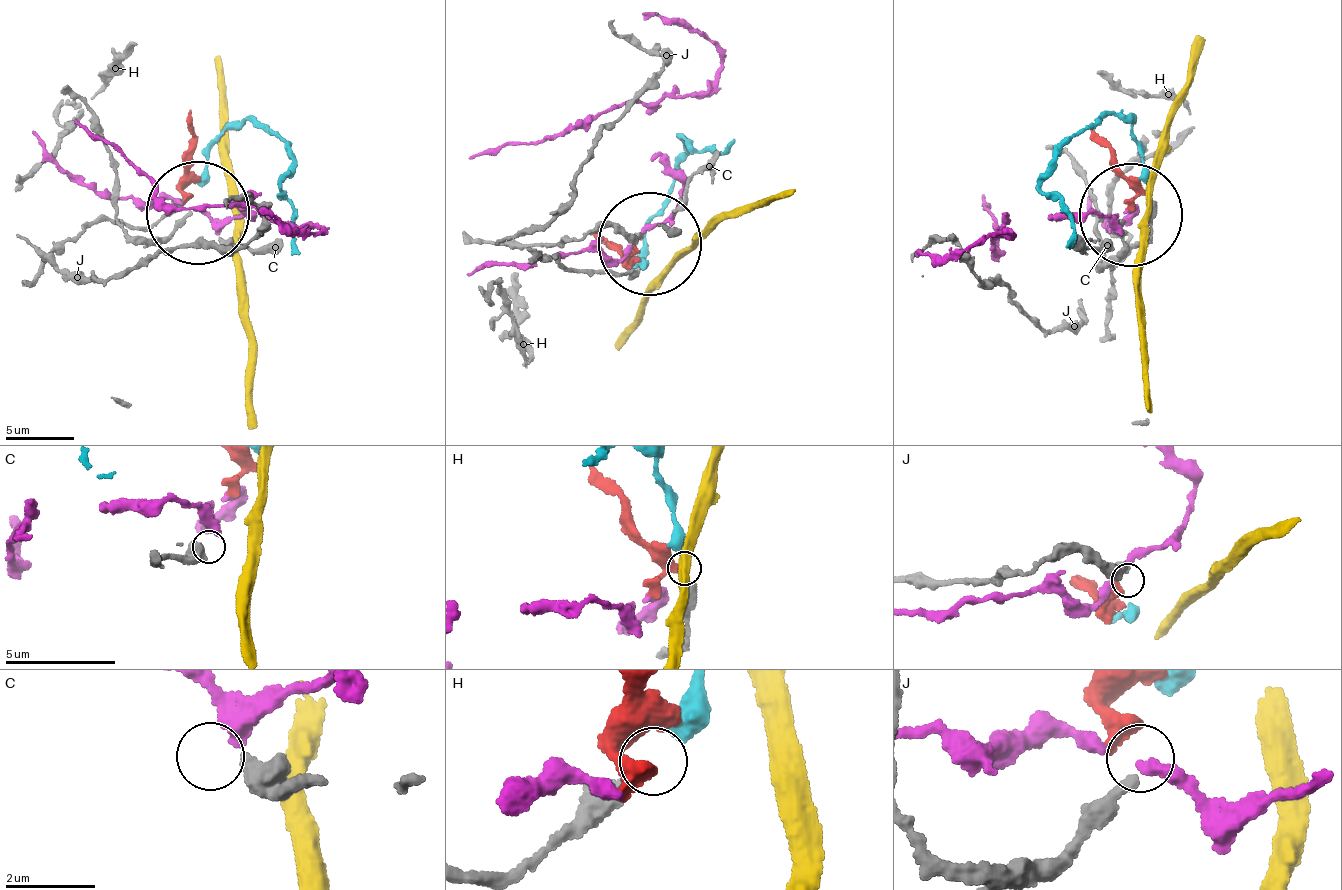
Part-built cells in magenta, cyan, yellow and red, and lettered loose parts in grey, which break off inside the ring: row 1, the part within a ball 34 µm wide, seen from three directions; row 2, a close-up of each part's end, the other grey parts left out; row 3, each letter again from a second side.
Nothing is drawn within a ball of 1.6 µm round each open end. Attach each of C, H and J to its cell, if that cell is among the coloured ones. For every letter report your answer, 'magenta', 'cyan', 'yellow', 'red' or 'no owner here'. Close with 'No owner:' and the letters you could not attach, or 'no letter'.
C: no owner here
H: cyan
J: red
No owner: C

